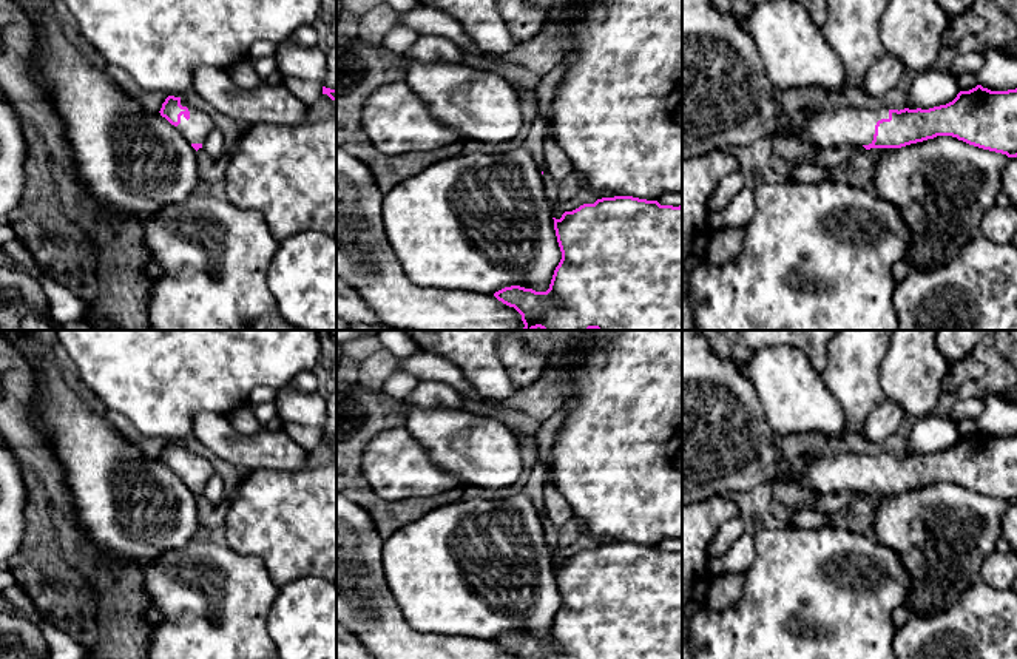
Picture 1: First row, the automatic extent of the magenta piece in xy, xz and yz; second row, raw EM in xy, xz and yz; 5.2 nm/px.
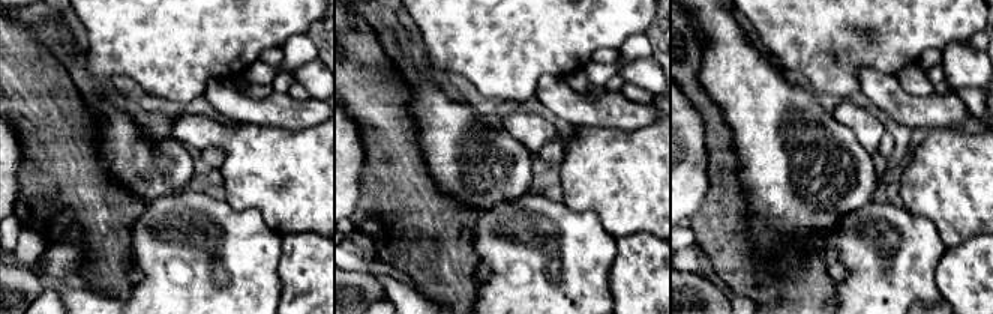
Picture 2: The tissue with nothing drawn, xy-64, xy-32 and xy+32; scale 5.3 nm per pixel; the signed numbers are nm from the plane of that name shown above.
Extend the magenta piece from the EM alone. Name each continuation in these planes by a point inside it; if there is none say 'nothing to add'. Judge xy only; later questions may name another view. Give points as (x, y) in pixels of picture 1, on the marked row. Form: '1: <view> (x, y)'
1: xy (199, 125)

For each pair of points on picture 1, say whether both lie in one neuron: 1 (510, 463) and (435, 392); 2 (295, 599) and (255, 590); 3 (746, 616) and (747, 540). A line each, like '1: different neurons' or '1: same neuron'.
1: different neurons
2: different neurons
3: different neurons

